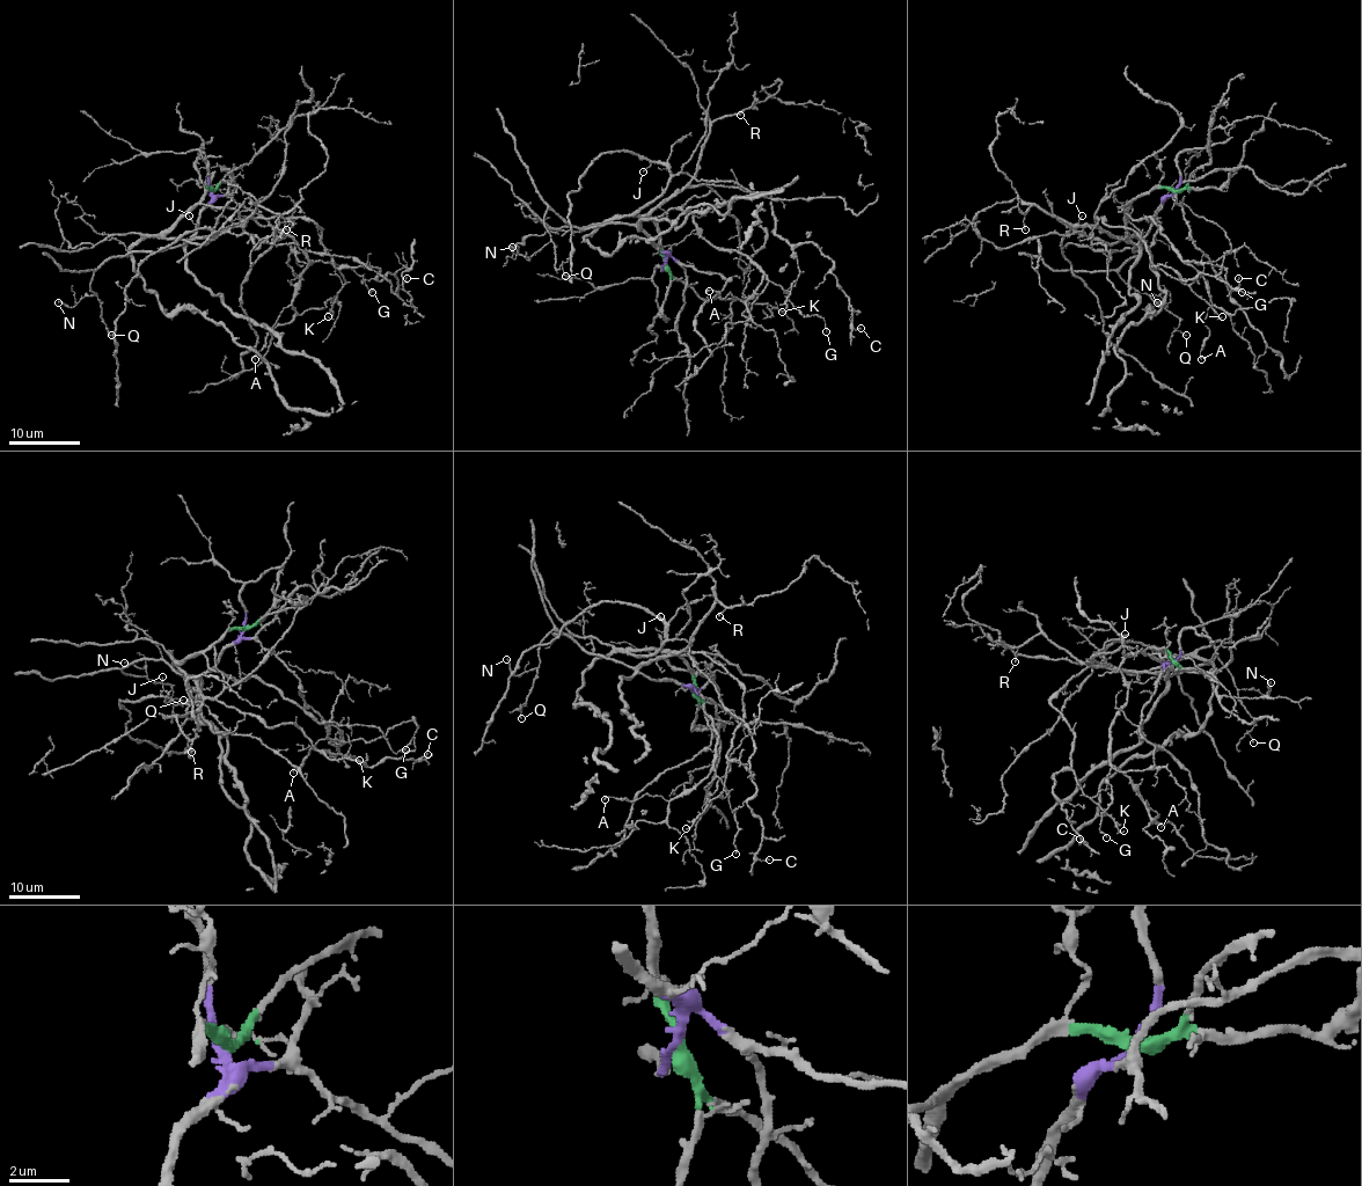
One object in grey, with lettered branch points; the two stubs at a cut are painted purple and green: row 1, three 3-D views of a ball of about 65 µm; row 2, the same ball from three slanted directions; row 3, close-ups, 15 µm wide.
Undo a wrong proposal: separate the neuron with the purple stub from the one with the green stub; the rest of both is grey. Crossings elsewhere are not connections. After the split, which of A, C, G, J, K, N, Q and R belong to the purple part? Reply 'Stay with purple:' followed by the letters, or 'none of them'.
Stay with purple: C, K, N, Q, R

